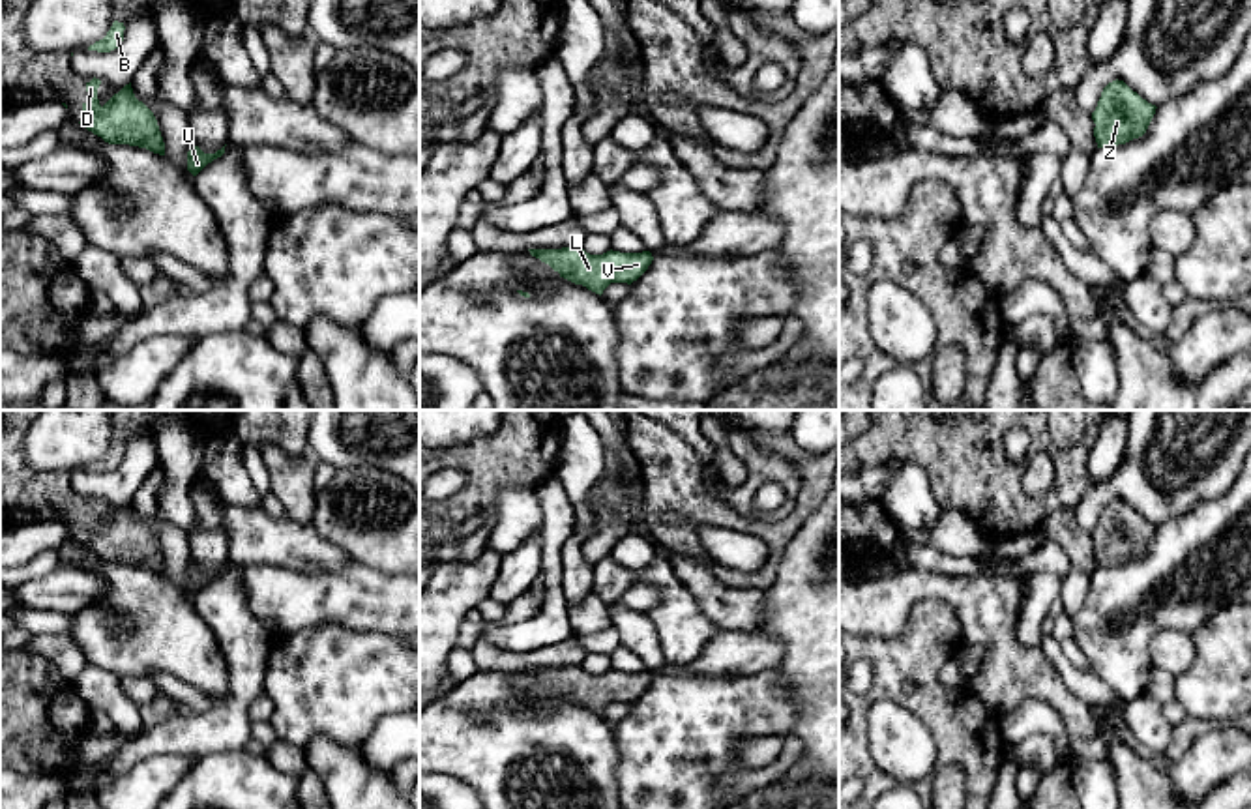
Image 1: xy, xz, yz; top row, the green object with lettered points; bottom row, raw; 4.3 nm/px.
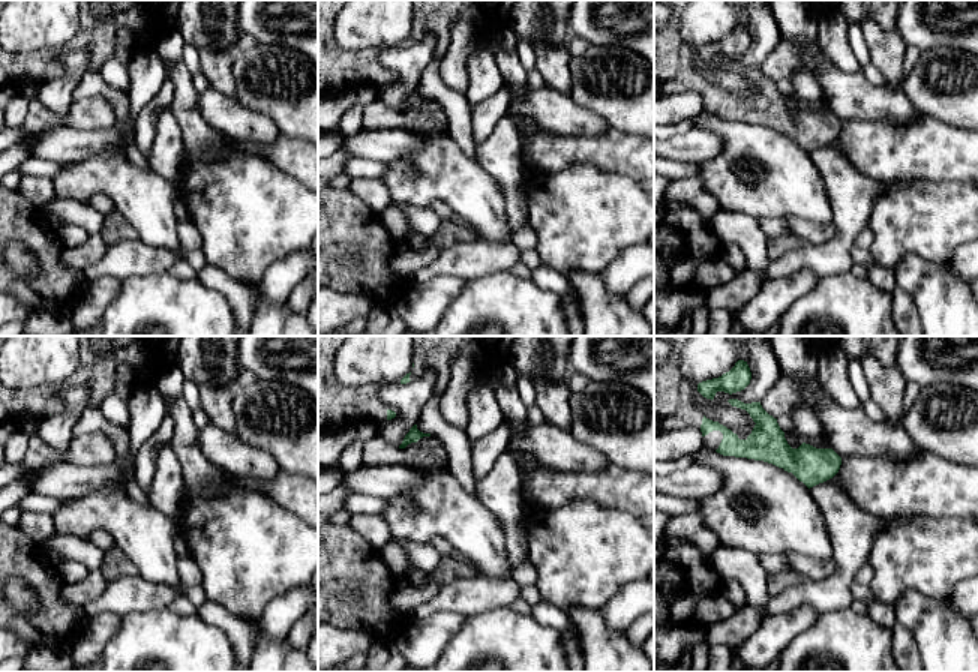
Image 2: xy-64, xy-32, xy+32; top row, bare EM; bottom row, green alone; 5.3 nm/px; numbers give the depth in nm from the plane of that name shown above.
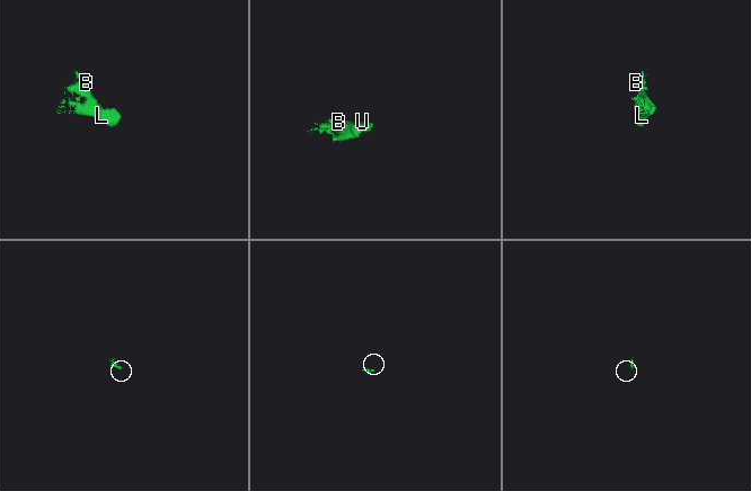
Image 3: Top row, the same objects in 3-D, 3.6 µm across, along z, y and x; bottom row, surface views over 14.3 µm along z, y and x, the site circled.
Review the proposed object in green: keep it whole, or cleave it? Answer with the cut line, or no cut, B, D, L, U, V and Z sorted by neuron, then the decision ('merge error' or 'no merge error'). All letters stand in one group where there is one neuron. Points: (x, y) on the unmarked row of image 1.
no cut | B D L U V Z | no merge error

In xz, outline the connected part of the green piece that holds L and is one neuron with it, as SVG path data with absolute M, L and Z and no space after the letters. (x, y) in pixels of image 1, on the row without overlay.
M581 665L528 670L532 676L558 691L560 697L575 704L582 704L599 715L611 702L631 704L648 689L654 680L650 670L620 672L611 669L603 674L590 674Z

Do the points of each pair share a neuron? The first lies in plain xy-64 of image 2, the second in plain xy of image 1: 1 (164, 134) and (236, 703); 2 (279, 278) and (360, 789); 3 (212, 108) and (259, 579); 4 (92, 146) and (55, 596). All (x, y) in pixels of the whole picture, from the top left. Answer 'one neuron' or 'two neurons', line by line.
1: one neuron
2: two neurons
3: two neurons
4: one neuron

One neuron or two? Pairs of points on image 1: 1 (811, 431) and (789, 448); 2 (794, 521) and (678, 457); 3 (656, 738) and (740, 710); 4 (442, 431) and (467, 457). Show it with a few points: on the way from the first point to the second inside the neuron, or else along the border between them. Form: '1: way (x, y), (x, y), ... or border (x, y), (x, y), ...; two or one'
1: border (791, 431), (802, 448), (811, 455), (819, 455); two
2: way (763, 529), (733, 521), (699, 489); one
3: way (677, 736), (720, 712); one
4: border (497, 429), (480, 439), (439, 450); two

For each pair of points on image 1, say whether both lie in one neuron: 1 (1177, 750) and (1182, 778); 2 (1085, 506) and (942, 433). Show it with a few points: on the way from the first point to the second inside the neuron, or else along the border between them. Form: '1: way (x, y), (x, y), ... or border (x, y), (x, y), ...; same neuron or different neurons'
1: border (1208, 729), (1180, 759), (1171, 763); different neurons
2: border (1089, 487), (1072, 508); different neurons

